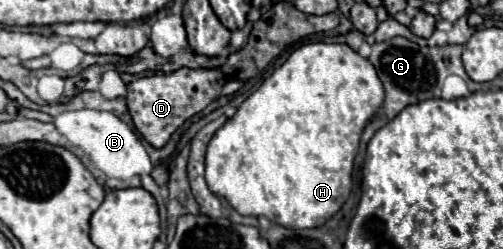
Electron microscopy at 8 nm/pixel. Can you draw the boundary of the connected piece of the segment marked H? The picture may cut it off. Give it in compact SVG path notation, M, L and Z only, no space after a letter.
M310 42L310 44L302 44L298 46L288 60L276 68L264 82L262 86L252 92L238 108L238 112L226 120L226 124L222 128L218 128L208 144L206 150L206 182L210 186L210 190L228 200L230 206L240 212L242 216L266 216L268 220L284 226L284 228L316 228L322 226L326 220L330 220L340 208L342 204L348 200L350 196L350 188L352 188L352 166L354 166L354 158L358 152L358 142L360 142L360 134L364 130L364 126L368 124L368 120L374 116L374 112L380 108L384 100L384 88L382 82L374 70L374 66L362 58L356 50L352 50L348 44L326 44L326 42Z

